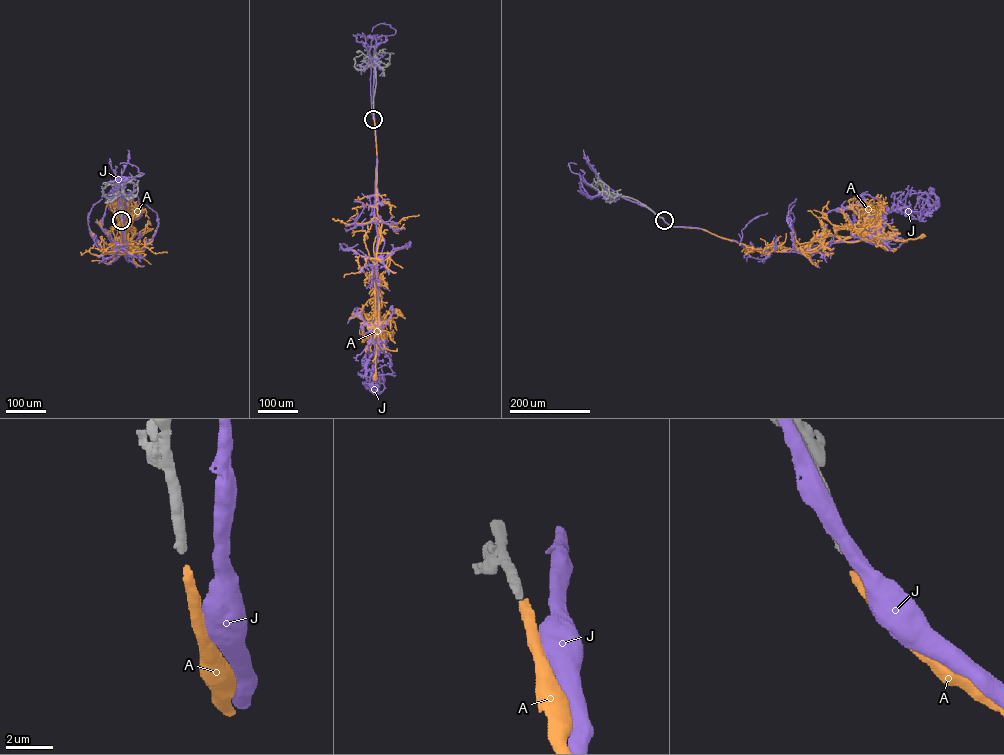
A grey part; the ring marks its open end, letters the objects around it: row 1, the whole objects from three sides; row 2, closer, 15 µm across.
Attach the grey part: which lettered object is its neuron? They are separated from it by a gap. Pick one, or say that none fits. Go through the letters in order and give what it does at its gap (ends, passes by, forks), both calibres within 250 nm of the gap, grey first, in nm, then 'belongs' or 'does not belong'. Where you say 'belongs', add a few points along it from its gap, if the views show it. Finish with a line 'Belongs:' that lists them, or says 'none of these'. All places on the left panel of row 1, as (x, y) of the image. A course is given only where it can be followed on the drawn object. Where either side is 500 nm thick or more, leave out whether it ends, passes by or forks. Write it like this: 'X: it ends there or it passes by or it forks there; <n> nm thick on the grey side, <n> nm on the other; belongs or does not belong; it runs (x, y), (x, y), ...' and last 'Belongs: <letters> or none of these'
A: it ends there; 440 nm thick on the grey side, 400 nm on the other; belongs; it runs (121, 220), (125, 229), (124, 248), (129, 252), (124, 252), (124, 228), (124, 241), (122, 235)
J: 440 nm thick on the grey side, 500 nm on the other; does not belong
Belongs: A

